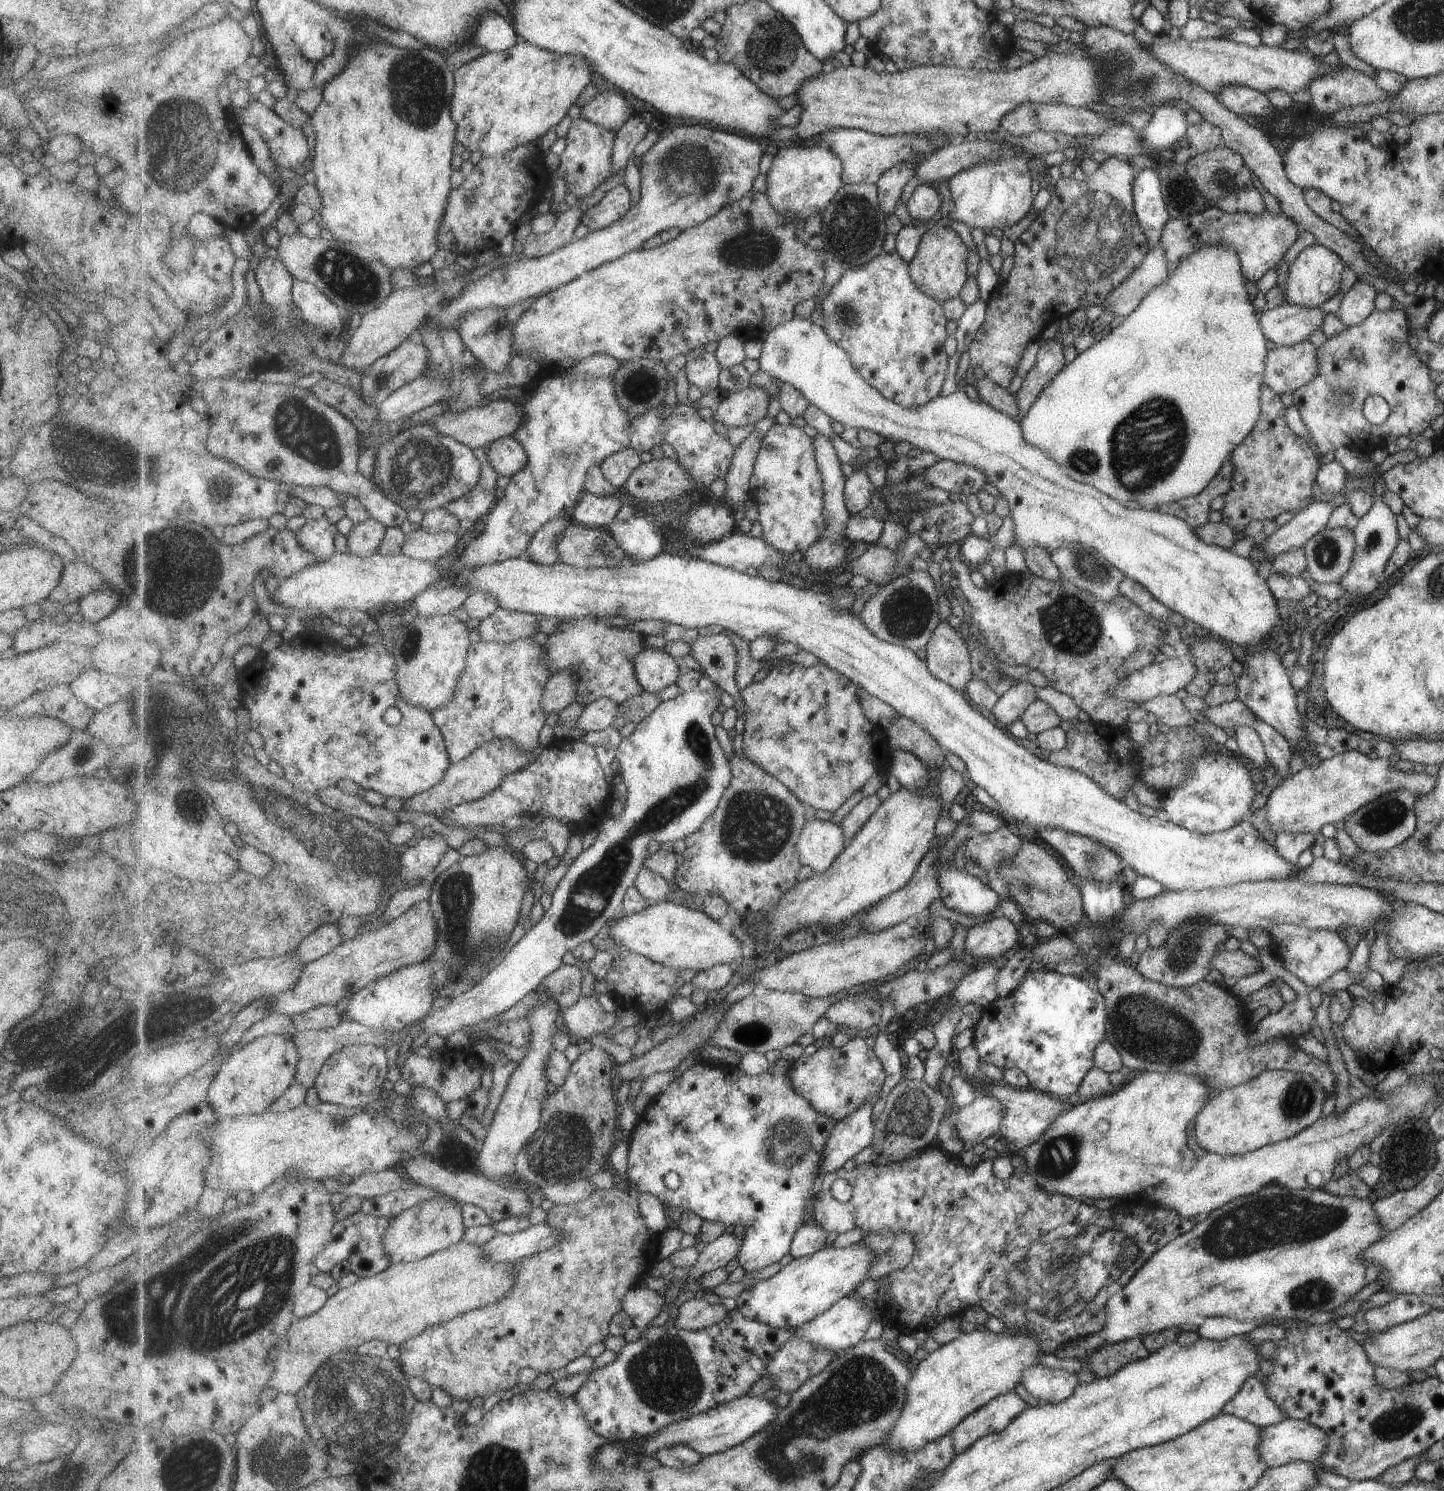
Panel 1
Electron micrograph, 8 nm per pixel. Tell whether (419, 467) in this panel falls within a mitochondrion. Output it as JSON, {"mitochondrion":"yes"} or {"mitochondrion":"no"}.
{"mitochondrion":"yes"}

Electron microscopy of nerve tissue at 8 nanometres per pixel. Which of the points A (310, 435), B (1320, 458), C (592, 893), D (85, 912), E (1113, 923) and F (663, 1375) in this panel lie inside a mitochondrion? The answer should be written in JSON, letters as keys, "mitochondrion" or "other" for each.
{"A":"mitochondrion","B":"other","C":"mitochondrion","D":"other","E":"other","F":"mitochondrion"}

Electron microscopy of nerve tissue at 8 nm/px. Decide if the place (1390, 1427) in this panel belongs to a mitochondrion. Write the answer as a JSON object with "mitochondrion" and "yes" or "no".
{"mitochondrion":"yes"}

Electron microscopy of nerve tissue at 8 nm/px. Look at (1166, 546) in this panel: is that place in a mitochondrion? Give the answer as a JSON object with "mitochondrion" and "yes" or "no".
{"mitochondrion":"no"}

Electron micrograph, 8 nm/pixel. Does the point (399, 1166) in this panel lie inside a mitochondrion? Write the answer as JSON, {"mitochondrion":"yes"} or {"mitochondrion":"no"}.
{"mitochondrion":"no"}

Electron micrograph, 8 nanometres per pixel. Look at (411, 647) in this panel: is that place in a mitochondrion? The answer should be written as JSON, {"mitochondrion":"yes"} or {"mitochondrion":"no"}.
{"mitochondrion":"yes"}

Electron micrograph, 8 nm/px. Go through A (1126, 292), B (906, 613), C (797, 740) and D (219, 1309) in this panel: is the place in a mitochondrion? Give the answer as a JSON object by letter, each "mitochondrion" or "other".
{"A":"mitochondrion","B":"mitochondrion","C":"other","D":"mitochondrion"}

